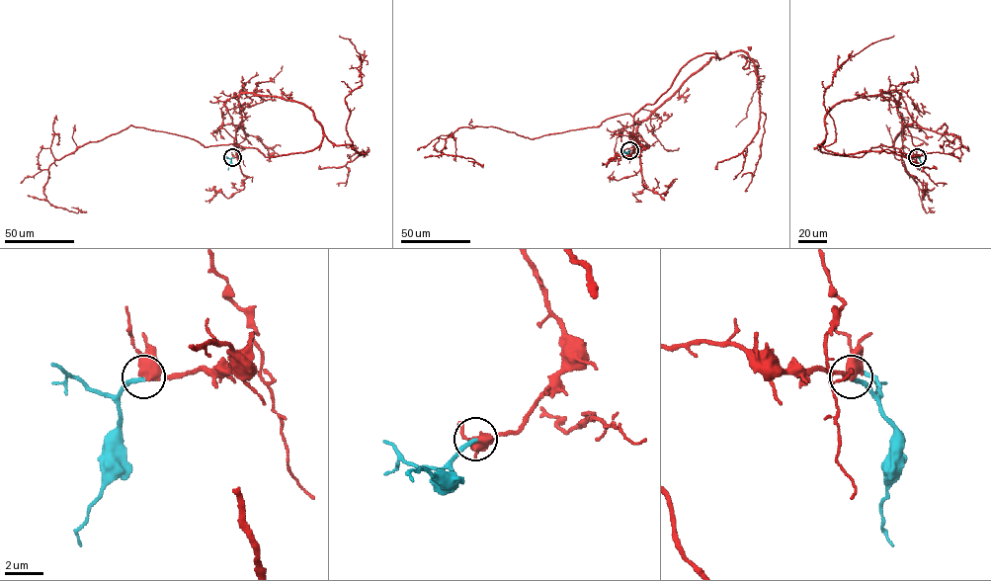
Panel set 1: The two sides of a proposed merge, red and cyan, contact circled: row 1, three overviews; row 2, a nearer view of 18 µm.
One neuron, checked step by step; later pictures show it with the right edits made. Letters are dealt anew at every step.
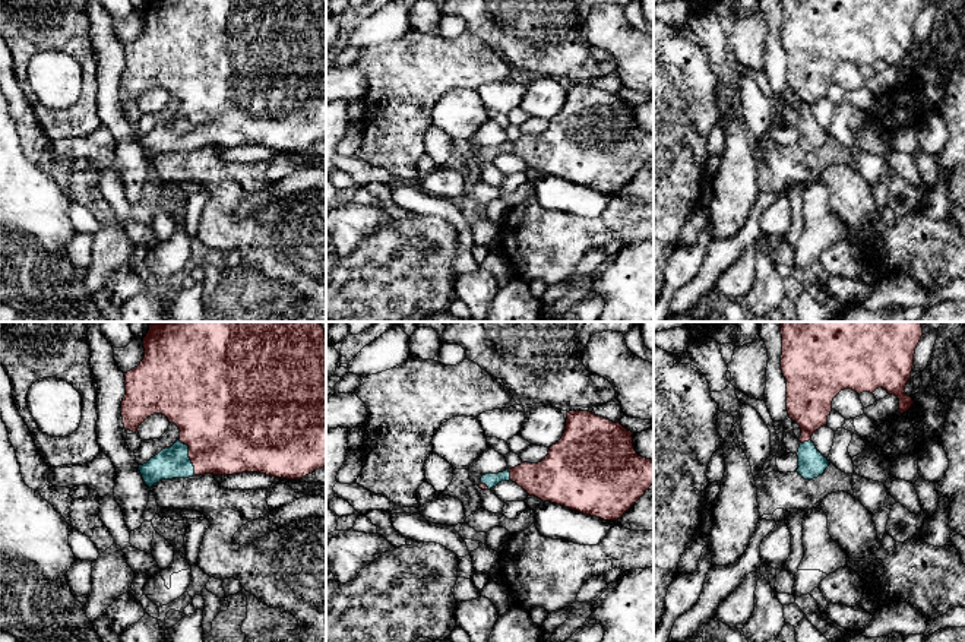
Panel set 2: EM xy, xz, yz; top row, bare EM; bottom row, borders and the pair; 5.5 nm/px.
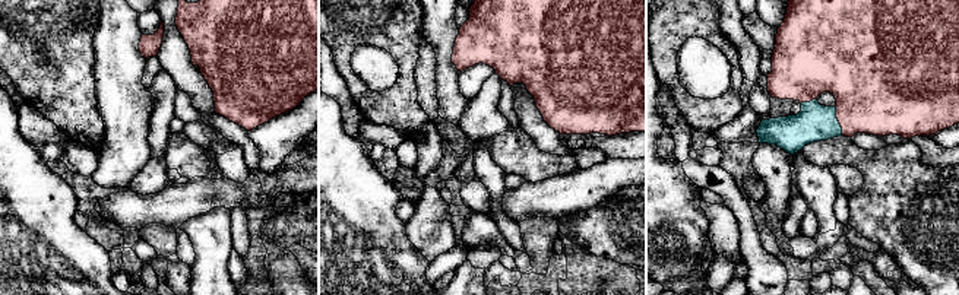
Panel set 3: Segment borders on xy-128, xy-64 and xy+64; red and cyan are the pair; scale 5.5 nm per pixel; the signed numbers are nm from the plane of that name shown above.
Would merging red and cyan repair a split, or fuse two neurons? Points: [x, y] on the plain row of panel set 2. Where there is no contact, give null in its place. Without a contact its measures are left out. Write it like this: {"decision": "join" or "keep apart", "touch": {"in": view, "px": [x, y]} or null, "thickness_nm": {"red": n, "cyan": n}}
{"decision": "join", "touch": {"in": "xy", "px": [189, 129]}, "thickness_nm": {"red": 460, "cyan": 180}}

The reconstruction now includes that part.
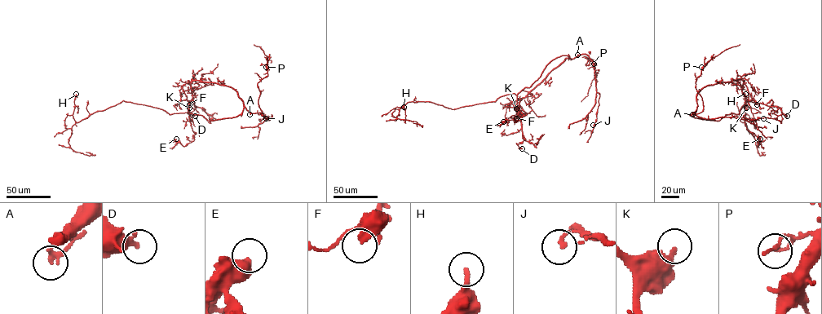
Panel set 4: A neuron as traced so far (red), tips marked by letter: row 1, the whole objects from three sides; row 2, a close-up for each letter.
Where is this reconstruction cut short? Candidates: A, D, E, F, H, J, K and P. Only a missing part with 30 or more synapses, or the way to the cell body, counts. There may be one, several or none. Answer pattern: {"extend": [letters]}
{"extend": []}

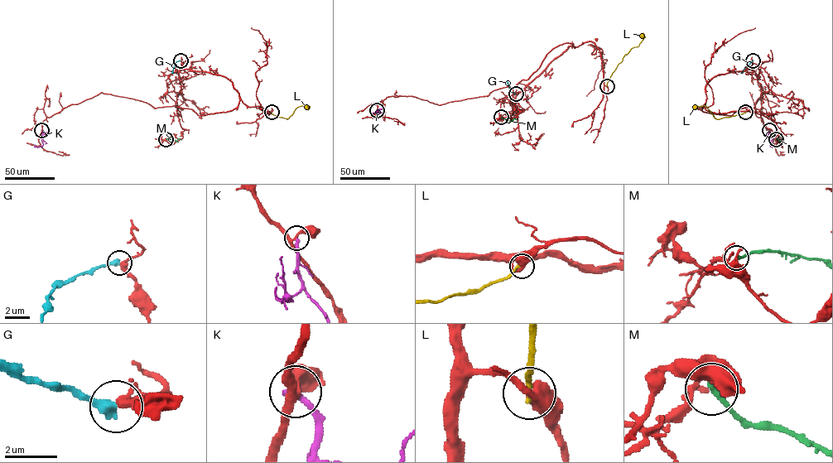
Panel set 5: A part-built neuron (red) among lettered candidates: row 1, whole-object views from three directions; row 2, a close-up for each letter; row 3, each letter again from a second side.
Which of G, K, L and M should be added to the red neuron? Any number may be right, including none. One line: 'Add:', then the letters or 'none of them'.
Add: none of them

